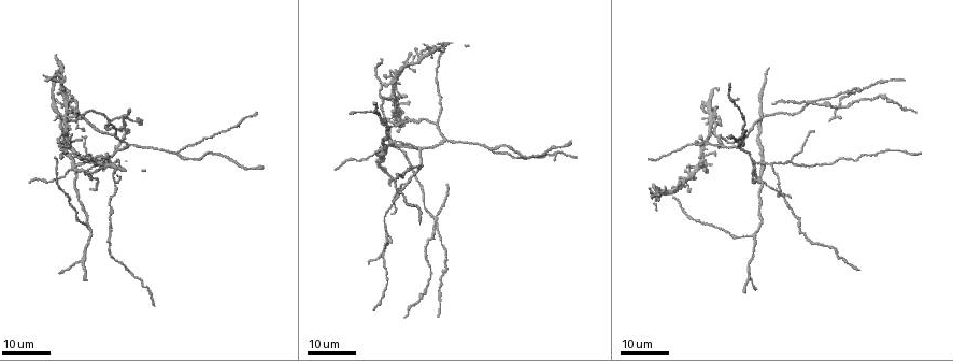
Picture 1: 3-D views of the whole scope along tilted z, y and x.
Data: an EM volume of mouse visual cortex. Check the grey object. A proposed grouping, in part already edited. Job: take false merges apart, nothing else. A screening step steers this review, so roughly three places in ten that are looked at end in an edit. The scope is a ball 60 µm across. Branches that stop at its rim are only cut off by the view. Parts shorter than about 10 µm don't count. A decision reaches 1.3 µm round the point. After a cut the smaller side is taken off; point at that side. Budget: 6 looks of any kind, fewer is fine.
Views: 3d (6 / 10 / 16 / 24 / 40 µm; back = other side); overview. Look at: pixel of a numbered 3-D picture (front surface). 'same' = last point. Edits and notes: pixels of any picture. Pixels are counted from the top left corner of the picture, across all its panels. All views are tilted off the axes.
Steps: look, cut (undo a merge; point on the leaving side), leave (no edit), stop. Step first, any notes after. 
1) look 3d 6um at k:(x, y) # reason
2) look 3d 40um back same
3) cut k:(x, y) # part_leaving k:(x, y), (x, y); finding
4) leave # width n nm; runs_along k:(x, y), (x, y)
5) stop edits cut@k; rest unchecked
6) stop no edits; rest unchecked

look 3d 16um at 1:(72, 168)

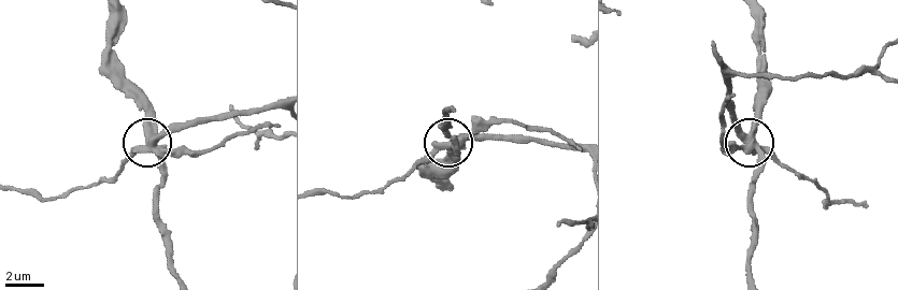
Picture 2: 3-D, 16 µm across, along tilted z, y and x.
look 3d 6um at 2:(148, 137) # zoom in

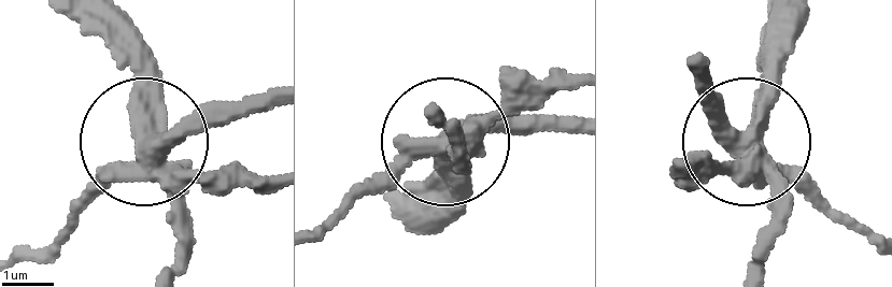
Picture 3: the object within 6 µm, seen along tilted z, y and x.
cut 3:(214, 186) # arms 4; part_leaving 3:(754, 170), (791, 176), (878, 238); two neurons meet here

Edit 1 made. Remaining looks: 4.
look overview

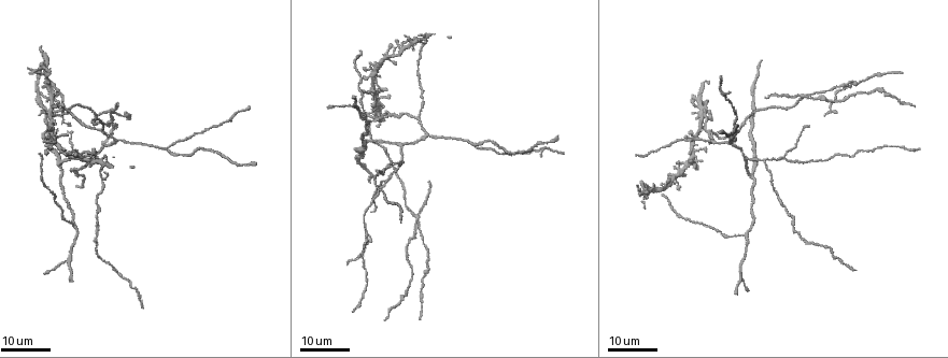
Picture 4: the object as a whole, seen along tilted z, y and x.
look 3d 16um at 4:(748, 160) # branch point

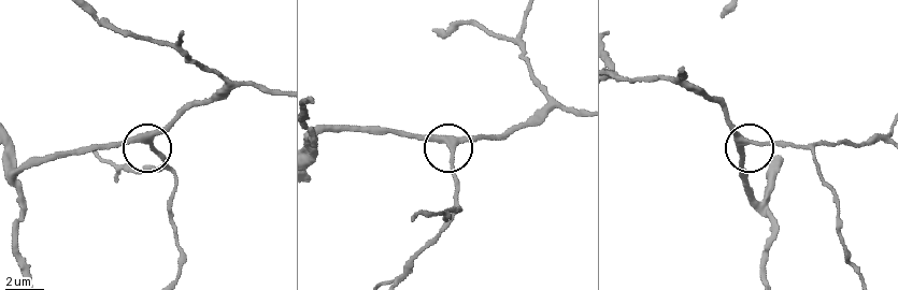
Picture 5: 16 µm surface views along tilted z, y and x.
look 3d 6um at 5:(750, 140)

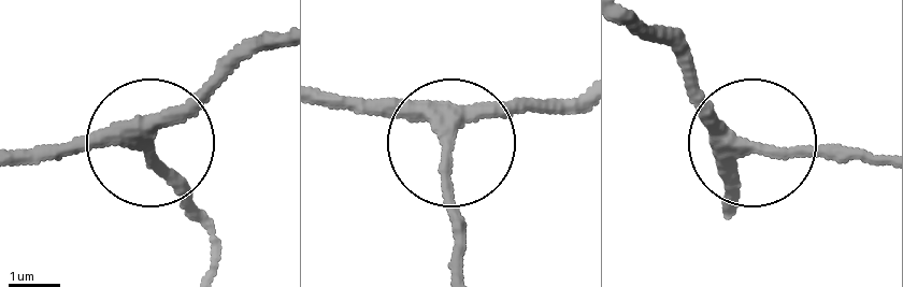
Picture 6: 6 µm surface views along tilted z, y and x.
leave # width 270 nm; one neuron here

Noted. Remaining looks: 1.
stop edits cut@3; rest unchecked

